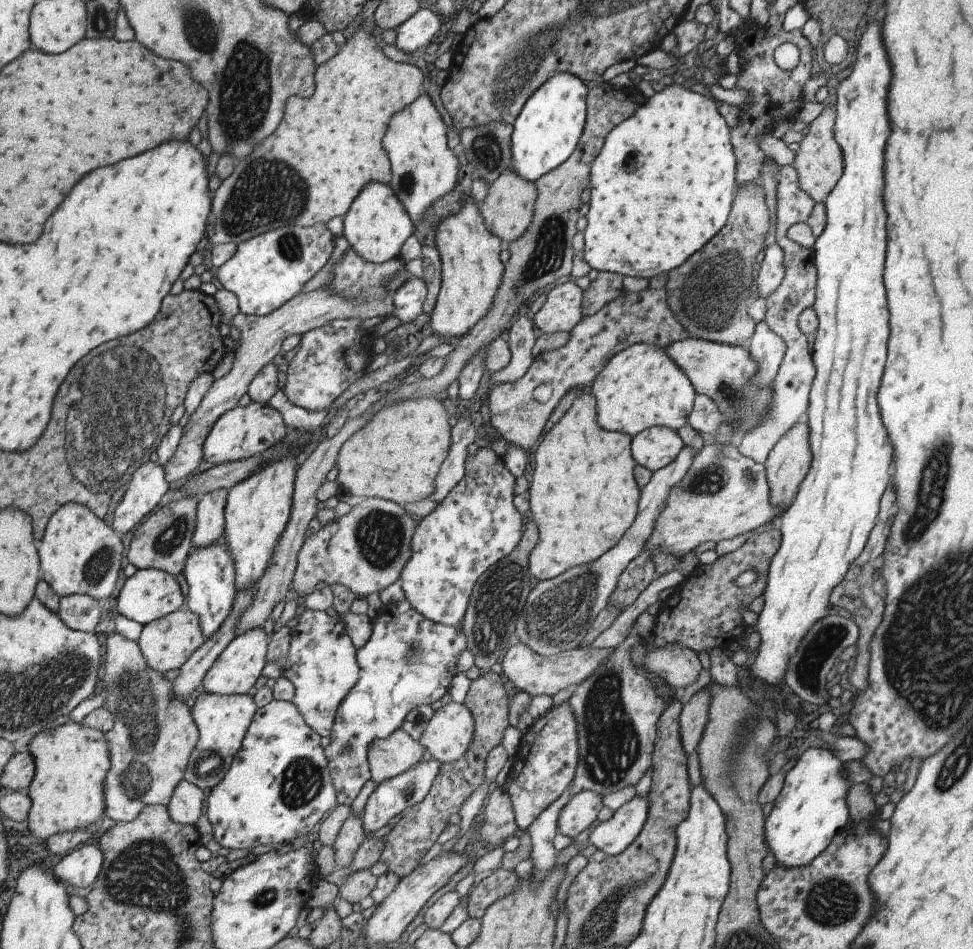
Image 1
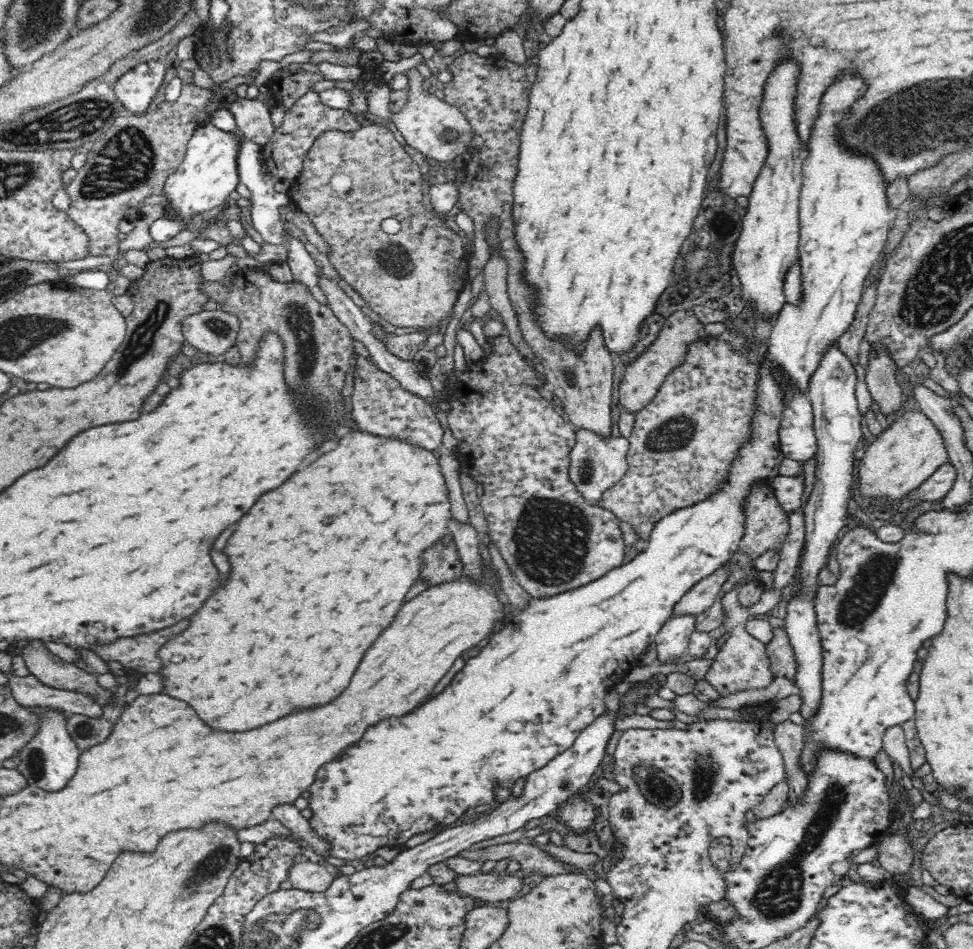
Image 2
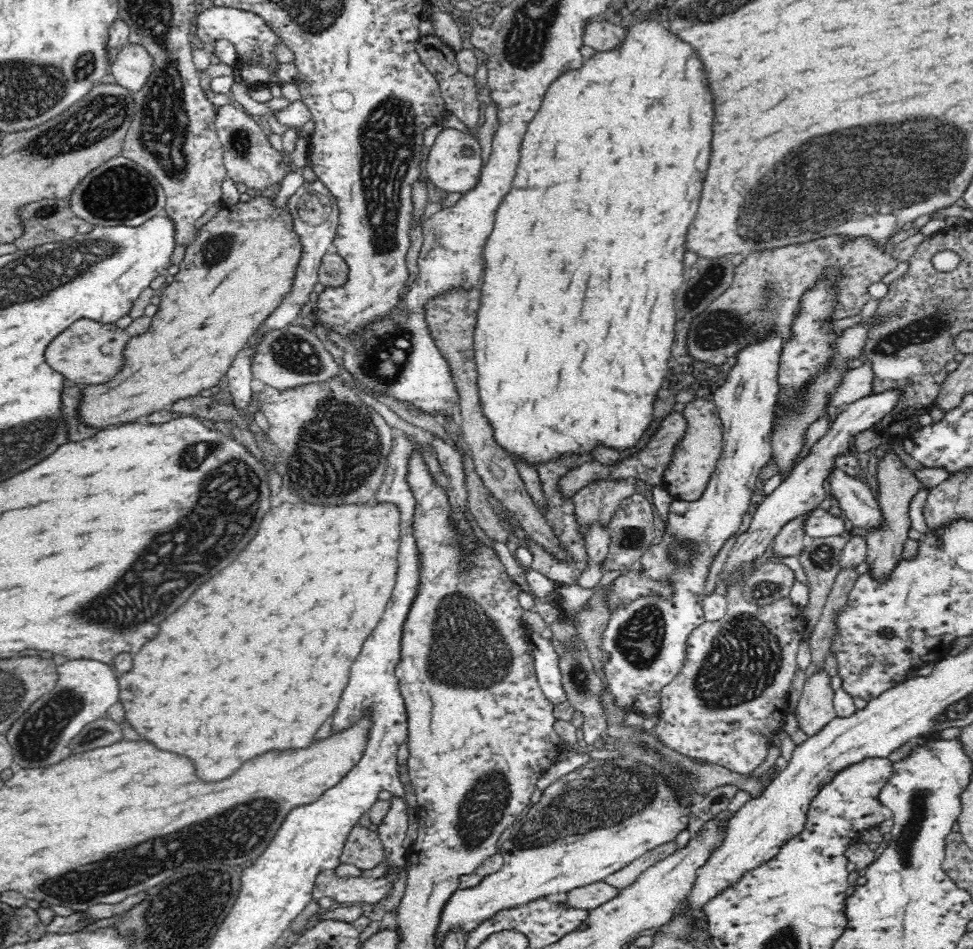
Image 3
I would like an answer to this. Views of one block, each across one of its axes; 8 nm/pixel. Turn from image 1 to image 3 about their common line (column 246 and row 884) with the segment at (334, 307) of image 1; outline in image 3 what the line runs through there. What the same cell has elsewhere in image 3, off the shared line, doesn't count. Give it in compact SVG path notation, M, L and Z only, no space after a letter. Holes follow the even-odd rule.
M334 869L320 872L316 876L313 898L333 898L336 902L364 902L367 906L380 905L393 890L393 880L388 877L341 878Z

